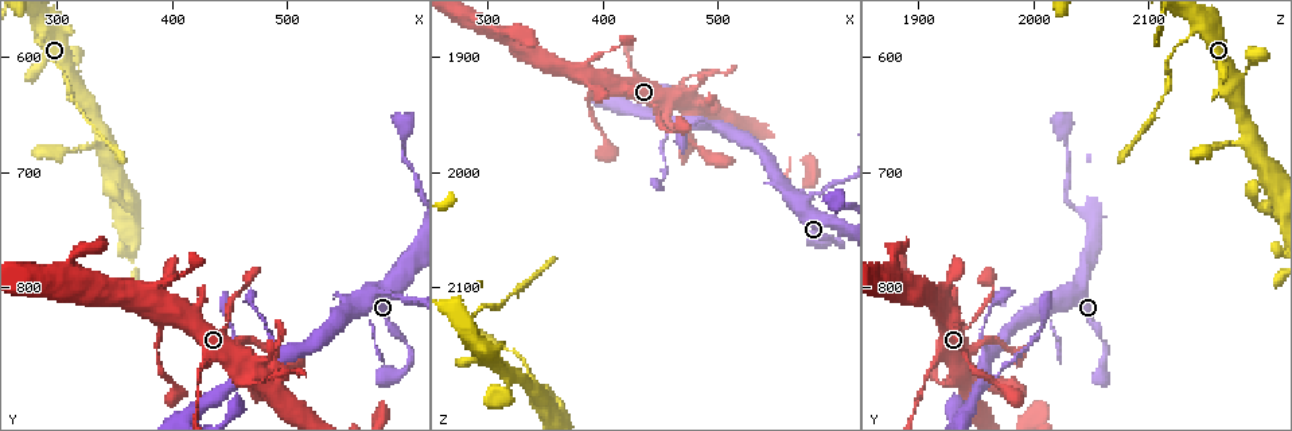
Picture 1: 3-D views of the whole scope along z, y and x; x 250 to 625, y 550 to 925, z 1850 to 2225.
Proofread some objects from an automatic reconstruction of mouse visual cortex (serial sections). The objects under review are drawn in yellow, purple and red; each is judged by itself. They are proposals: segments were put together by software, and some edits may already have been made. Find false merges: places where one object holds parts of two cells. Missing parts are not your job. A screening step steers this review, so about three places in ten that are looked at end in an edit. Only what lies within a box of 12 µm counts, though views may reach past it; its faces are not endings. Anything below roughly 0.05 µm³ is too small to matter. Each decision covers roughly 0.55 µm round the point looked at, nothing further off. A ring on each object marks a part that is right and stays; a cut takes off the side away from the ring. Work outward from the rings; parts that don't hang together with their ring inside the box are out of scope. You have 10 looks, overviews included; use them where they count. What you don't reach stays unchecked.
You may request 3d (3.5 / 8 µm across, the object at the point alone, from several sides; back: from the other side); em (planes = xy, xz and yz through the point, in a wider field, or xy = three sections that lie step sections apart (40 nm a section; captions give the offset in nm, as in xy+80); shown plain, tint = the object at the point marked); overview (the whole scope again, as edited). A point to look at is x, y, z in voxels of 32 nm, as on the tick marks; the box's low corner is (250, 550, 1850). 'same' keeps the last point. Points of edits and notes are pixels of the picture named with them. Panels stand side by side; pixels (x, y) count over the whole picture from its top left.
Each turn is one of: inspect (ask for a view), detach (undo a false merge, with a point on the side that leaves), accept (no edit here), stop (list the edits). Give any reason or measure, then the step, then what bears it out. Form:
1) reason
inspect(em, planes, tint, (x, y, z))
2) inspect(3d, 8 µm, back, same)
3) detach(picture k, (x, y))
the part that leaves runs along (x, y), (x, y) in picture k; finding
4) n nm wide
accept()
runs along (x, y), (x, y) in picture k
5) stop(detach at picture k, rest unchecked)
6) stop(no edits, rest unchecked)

calibre changes
inspect(em, xy, step 1, tint, (392, 798, 1902))

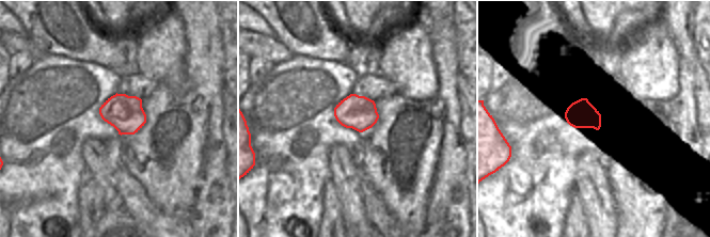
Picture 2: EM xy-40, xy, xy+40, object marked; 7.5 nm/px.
wider look
inspect(3d, 3.5 µm, same)

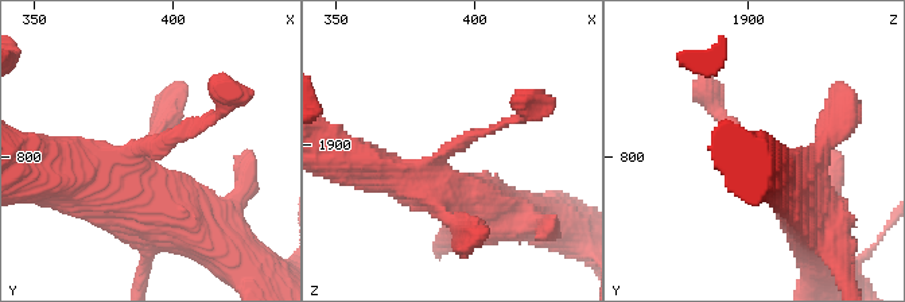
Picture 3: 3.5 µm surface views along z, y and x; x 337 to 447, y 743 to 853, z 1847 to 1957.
accept()
runs along (799, 193), (715, 109) in picture 3; one cell here

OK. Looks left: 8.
inspect(3d, 3.5 µm, (464, 878, 1956))

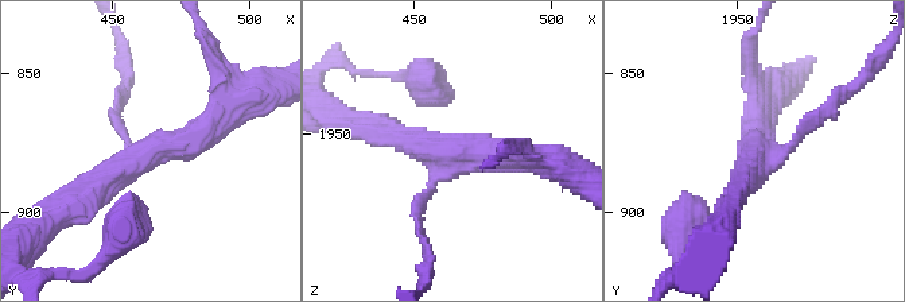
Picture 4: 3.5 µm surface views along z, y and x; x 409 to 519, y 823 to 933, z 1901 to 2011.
inspect(em, xy, step 3, tint, (465, 878, 1958))

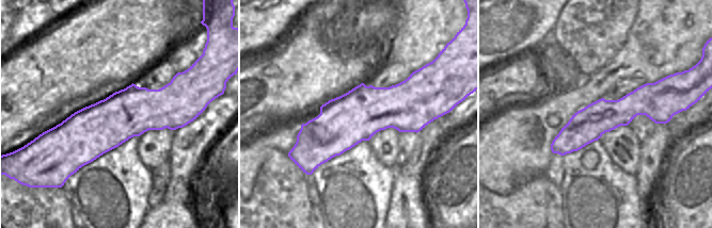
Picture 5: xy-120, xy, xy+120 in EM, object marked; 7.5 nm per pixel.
380 nm wide
accept()
runs along (429, 109), (365, 110), (296, 148) in picture 5; one cell here

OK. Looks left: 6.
sudden change in width
inspect(3d, 3.5 µm, (386, 842, 1932))

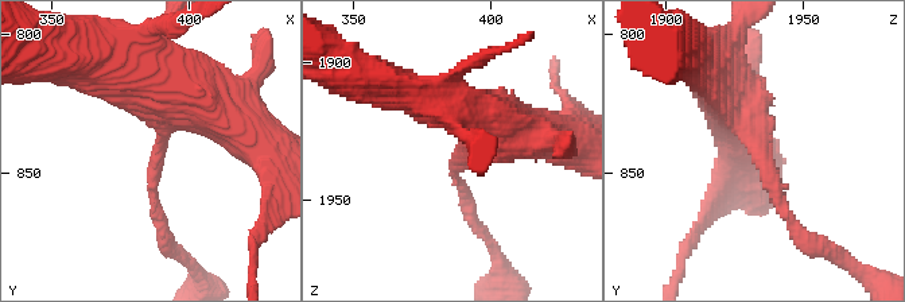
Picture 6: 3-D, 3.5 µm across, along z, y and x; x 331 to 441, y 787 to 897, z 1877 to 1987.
arms of 150, 600 nm
inspect(em, xy, step 5, tint, (389, 842, 1934))

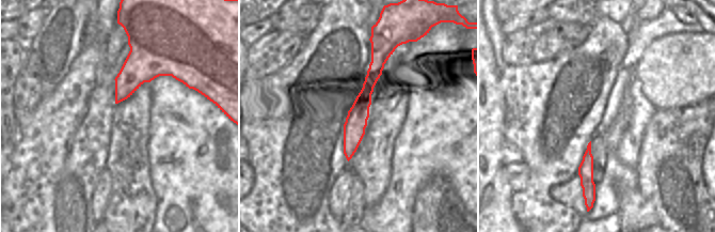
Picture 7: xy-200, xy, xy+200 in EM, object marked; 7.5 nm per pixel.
accept()
runs along (729, 100), (799, 232) in picture 6; continuous, no second cell

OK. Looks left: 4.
abrupt turn
inspect(3d, 3.5 µm, (284, 586, 2132))

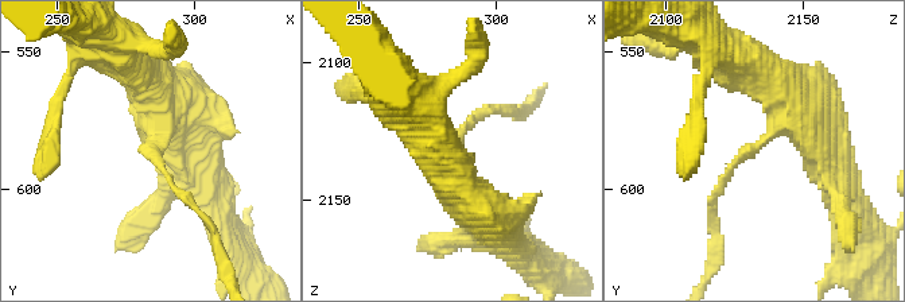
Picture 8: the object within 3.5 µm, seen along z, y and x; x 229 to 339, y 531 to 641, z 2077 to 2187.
arms of 100, 500 nm; now the EM
inspect(em, xy, step 5, tint, (285, 585, 2132))

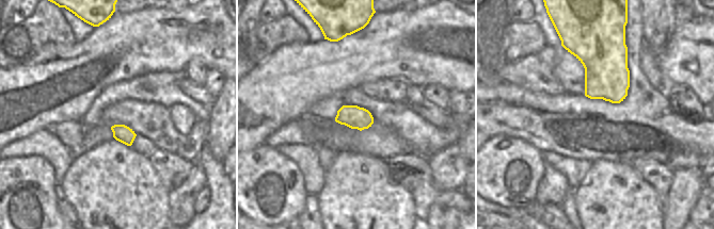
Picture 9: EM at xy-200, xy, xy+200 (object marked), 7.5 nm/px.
detach(picture 8, (472, 120))
a second cell is stuck on

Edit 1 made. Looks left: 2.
stop(detach at picture 8, rest unchecked)

